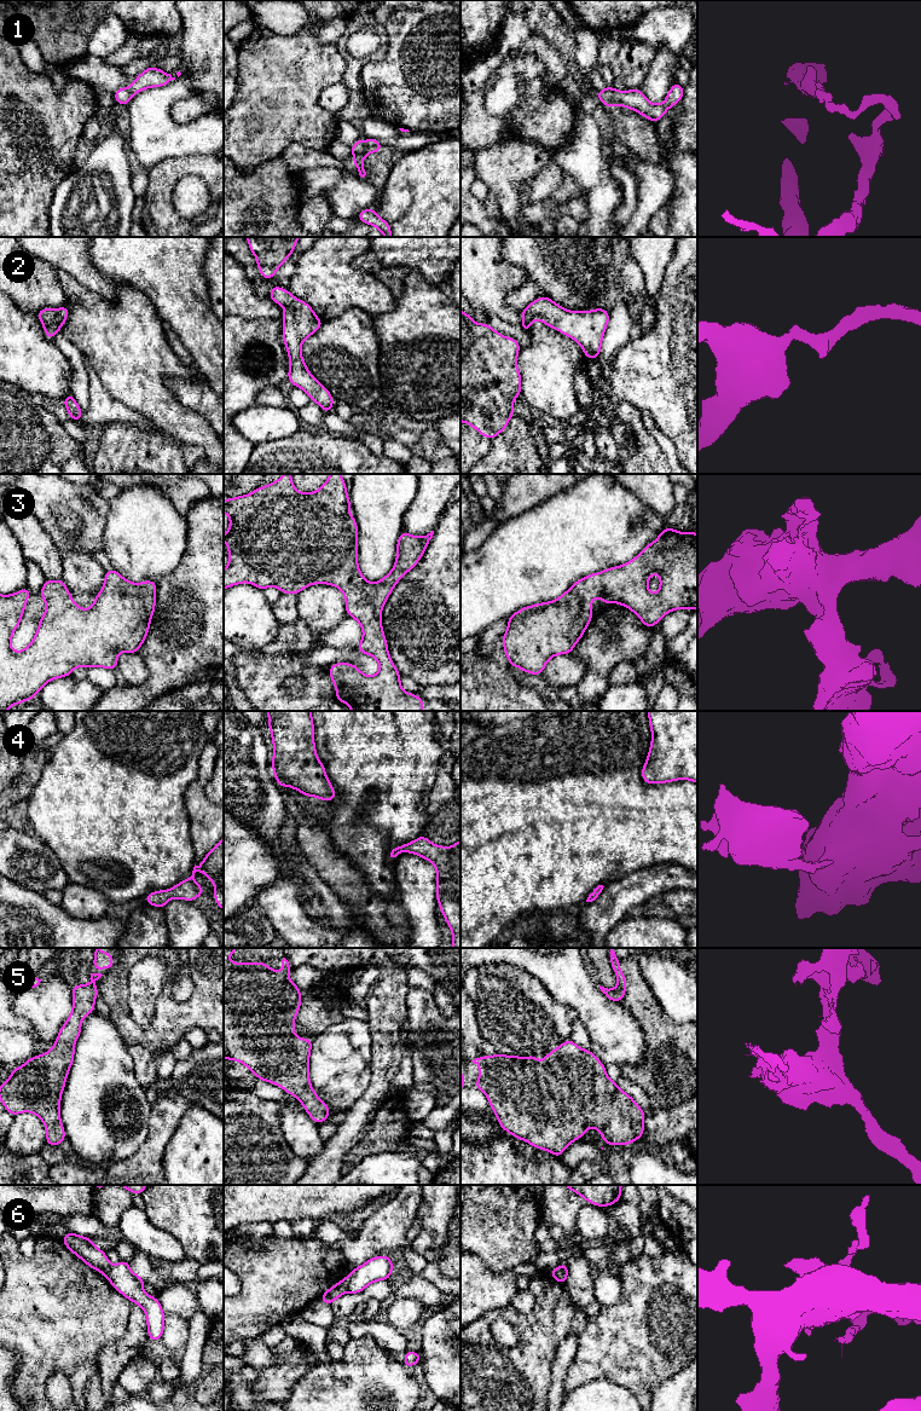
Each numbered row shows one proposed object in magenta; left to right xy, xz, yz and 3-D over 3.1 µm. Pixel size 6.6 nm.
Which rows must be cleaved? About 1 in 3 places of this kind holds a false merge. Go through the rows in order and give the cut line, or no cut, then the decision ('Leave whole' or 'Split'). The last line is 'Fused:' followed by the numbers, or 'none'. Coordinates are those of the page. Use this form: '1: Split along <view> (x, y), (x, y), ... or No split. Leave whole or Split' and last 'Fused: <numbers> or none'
1: Split along xz (364, 142), (370, 151). Split
2: No split. Leave whole
3: No split. Leave whole
4: No split. Leave whole
5: No split. Leave whole
6: Split along xz (343, 1279), (348, 1291). Split
Fused: 1, 6

